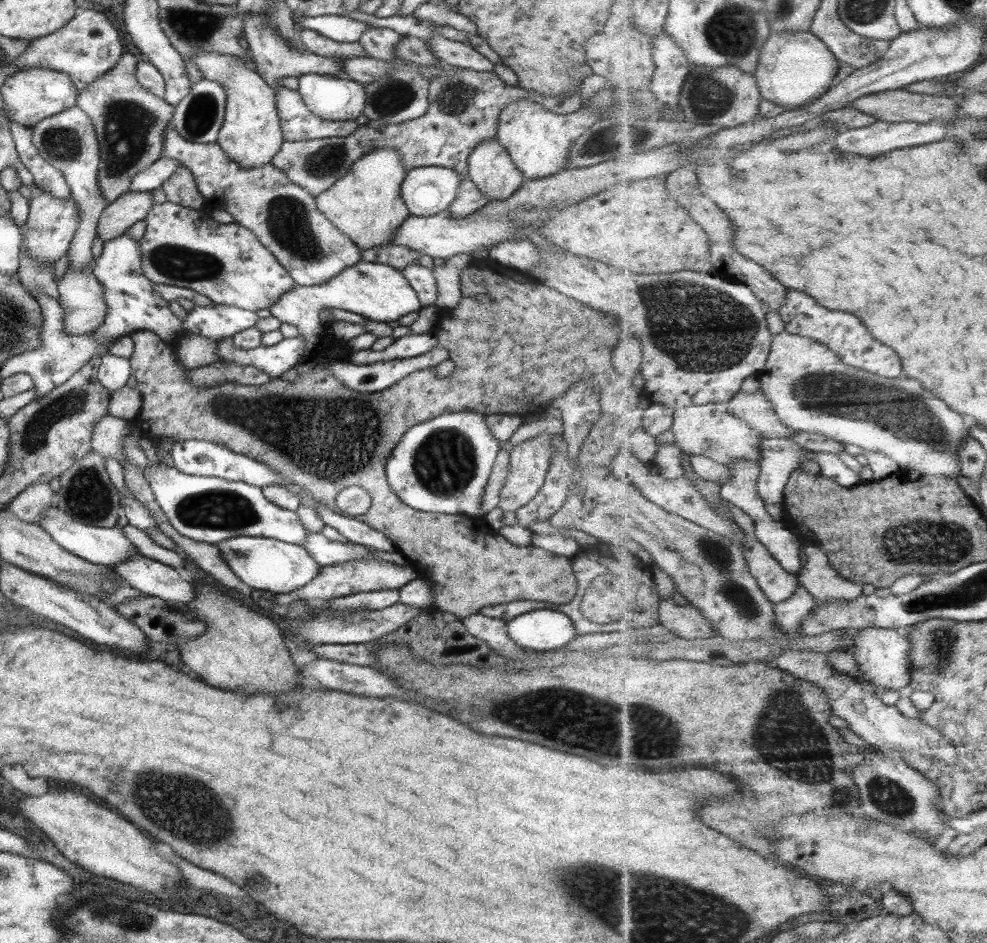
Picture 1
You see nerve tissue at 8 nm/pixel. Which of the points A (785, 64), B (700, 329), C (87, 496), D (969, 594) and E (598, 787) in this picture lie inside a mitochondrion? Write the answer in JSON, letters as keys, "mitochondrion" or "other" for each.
{"A":"other","B":"mitochondrion","C":"mitochondrion","D":"mitochondrion","E":"other"}

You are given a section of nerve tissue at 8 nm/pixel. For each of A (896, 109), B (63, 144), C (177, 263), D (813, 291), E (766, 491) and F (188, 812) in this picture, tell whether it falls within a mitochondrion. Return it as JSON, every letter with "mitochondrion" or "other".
{"A":"other","B":"mitochondrion","C":"mitochondrion","D":"other","E":"other","F":"mitochondrion"}

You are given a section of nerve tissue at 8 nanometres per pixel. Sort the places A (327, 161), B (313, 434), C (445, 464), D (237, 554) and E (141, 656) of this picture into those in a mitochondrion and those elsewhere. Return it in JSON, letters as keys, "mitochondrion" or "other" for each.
{"A":"mitochondrion","B":"mitochondrion","C":"mitochondrion","D":"mitochondrion","E":"other"}

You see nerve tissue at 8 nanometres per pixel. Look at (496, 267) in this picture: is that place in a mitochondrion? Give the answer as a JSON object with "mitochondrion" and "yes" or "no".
{"mitochondrion":"no"}

